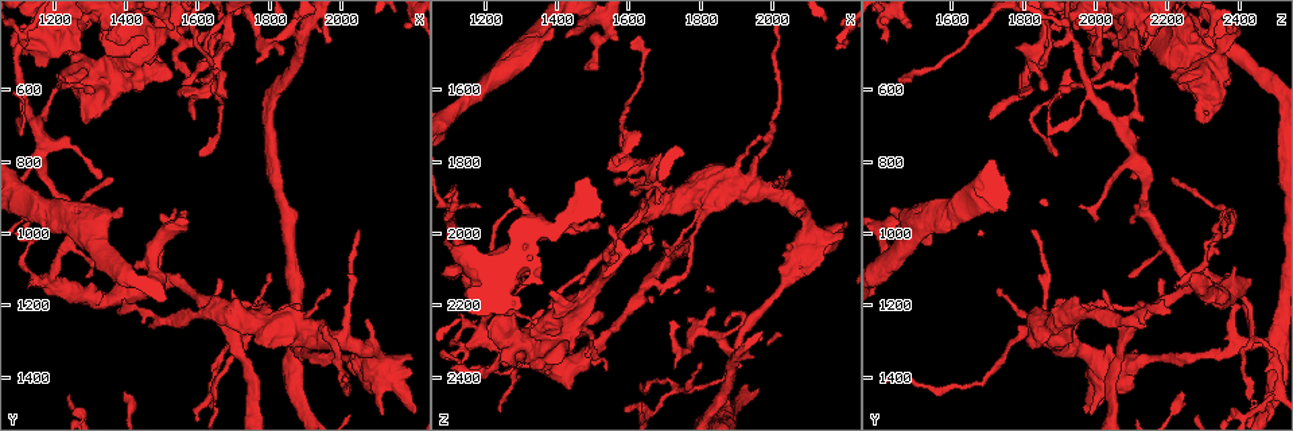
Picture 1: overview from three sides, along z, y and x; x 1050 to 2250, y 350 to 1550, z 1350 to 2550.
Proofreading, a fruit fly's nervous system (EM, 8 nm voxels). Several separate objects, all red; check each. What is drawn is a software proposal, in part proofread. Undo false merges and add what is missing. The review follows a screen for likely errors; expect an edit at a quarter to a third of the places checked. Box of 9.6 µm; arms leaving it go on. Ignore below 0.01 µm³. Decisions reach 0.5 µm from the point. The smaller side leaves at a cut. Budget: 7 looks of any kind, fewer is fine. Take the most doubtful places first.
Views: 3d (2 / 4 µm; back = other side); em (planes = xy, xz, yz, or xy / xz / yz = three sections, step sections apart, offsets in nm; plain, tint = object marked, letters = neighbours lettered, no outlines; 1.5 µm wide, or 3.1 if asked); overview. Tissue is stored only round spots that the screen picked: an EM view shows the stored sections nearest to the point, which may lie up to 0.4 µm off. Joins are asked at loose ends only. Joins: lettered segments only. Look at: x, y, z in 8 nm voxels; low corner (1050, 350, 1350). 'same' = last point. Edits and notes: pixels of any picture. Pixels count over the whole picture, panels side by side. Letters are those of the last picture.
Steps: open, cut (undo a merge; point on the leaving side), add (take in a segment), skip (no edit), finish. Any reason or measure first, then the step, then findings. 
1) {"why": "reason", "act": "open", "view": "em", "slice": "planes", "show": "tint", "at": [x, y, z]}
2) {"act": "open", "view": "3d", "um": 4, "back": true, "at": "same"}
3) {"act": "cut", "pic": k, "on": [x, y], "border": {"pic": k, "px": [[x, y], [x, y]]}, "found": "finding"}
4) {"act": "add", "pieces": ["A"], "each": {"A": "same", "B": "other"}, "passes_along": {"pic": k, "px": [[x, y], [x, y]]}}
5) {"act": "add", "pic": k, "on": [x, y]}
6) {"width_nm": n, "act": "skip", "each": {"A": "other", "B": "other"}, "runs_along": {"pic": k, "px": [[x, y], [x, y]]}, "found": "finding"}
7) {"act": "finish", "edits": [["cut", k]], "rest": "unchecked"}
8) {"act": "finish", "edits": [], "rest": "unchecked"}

{"why": "free end", "act": "open", "view": "em", "slice": "planes", "show": "letters", "at": [1330, 440, 2280]}

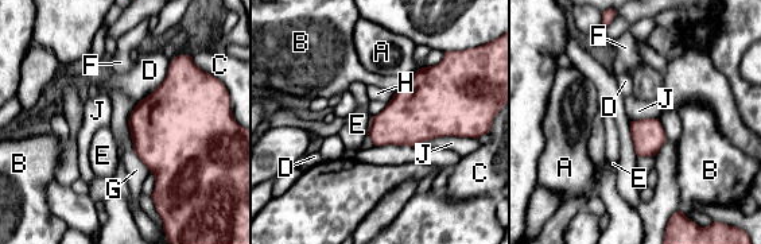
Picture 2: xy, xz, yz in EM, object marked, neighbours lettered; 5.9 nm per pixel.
{"act": "skip", "each": {"A": "other", "B": "other", "C": "other", "D": "other", "E": "other", "F": "other", "G": "other", "H": "other", "J": "other"}, "border": {"pic": 2, "px": [[470, 136], [430, 138], [419, 147]]}, "found": "no lettered segment goes on from it"}

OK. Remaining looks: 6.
{"why": "an open end", "act": "open", "view": "3d", "um": 4, "at": [1680, 620, 1780]}

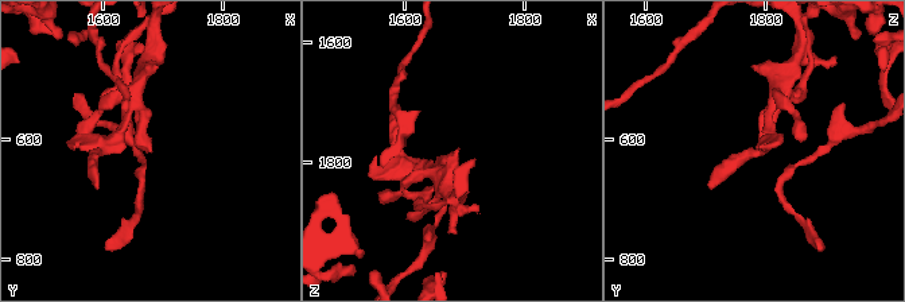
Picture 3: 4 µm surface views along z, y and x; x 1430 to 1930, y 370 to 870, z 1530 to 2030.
{"why": "shape alone is not enough", "act": "open", "view": "em", "slice": "yz", "step": 8, "show": "letters", "at": [1685, 620, 1780]}

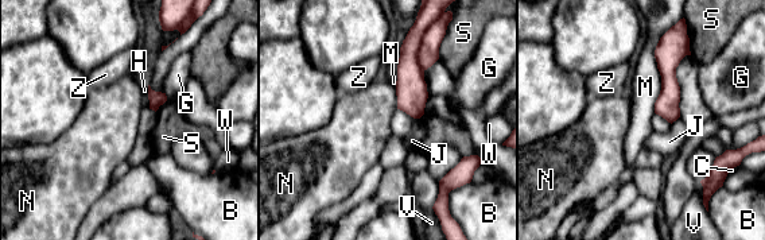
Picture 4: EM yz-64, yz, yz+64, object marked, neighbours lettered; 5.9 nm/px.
{"act": "open", "view": "em", "slice": "planes", "show": "letters", "at": "same"}

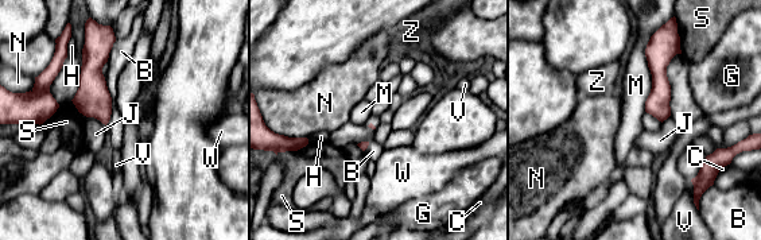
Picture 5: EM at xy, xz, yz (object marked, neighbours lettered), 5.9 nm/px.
{"act": "skip", "each": {"B": "other", "C": "other", "G": "other", "H": "other", "J": "other", "M": "other", "N": "other", "S": "other", "V": "other", "W": "other", "Z": "other"}, "border": {"pic": 5, "px": [[656, 31], [644, 111]]}, "found": "none of them fits"}

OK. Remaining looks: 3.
{"why": "long arm stops here", "act": "open", "view": "em", "slice": "xy", "step": 8, "show": "tint", "at": [1620, 570, 1450]}

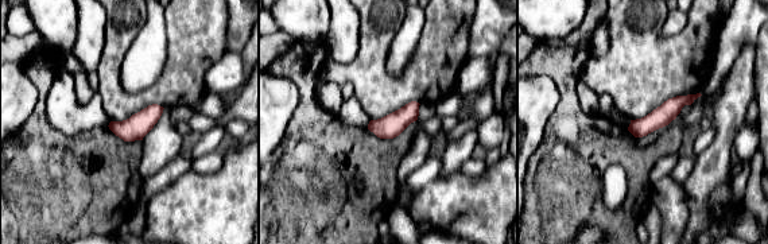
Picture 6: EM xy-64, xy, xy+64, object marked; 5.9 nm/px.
{"act": "open", "view": "em", "slice": "planes", "show": "letters", "at": "same"}

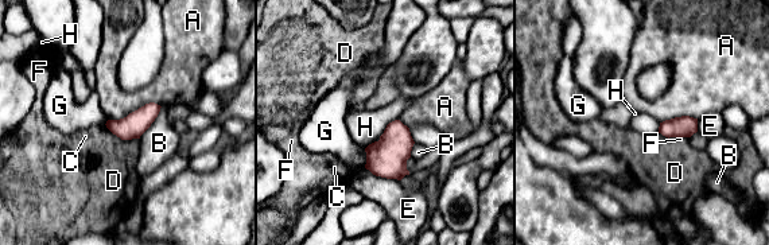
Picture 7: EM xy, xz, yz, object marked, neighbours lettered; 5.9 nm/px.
{"longest_contact_nm": ["A", 320], "act": "skip", "each": {"A": "other", "B": "other", "C": "other", "D": "other", "E": "other", "F": "other", "G": "other", "H": "other"}, "found": "no lettered segment goes on from it"}

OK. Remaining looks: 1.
{"act": "finish", "edits": [], "rest": "unchecked"}

